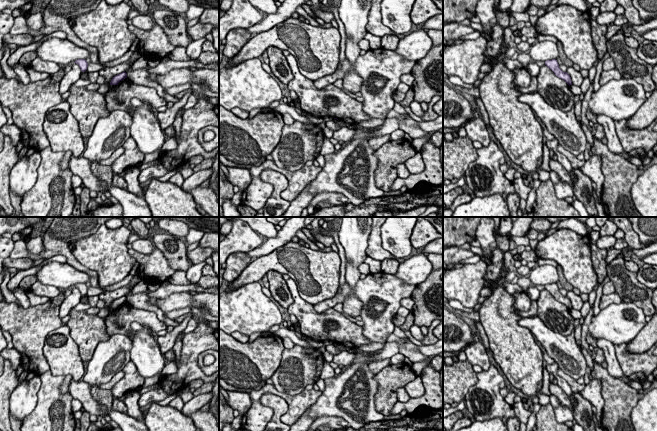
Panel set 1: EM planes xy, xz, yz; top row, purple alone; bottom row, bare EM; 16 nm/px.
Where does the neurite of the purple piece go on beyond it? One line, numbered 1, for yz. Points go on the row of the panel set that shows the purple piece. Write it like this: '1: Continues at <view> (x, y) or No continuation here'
1: No continuation here

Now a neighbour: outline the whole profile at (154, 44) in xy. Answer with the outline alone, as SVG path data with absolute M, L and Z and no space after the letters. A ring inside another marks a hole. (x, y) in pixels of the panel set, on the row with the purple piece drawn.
M155 23L151 30L143 30L129 25L128 29L139 39L138 52L146 60L162 60L175 49L163 28Z

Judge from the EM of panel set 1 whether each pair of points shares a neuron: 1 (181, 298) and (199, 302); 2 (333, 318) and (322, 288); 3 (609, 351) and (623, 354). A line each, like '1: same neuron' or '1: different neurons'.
1: different neurons
2: different neurons
3: different neurons

